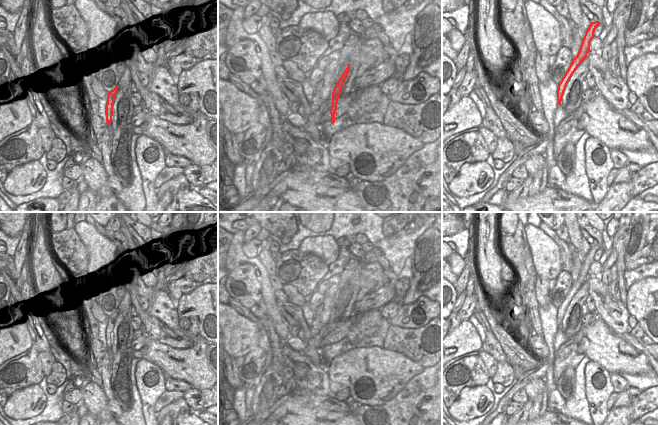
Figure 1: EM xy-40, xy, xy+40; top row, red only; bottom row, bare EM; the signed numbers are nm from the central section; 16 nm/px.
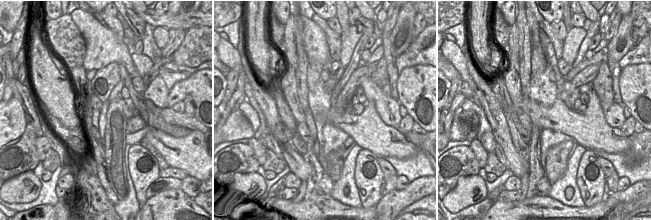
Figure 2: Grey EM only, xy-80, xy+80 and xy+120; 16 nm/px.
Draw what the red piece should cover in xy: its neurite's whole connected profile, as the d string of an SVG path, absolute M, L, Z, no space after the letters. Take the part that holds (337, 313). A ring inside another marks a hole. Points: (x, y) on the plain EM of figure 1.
M348 288L347 292L343 296L342 300L338 304L337 308L333 312L332 316L332 329L330 333L330 338L331 338L331 347L334 349L335 347L335 341L337 340L337 328L338 328L338 323L339 319L341 317L342 311L344 309L345 303L347 302L348 297L350 296L350 288Z

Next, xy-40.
M116 310L113 314L108 316L108 321L107 321L107 328L106 328L106 345L107 349L111 348L112 345L112 340L113 340L113 328L115 324L115 320L118 315L118 310Z

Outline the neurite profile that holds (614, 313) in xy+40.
M589 276L589 296L595 301L596 313L615 334L630 333L630 314L621 300L615 301L608 293L609 288L599 276Z

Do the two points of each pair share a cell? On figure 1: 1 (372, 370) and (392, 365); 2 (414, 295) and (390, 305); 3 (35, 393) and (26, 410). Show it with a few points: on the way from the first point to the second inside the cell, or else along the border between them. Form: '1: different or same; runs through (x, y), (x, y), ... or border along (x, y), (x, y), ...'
1: different; border along (366, 358), (376, 363), (388, 375)
2: different; border along (400, 302), (405, 316)
3: same; runs through (32, 397), (26, 406)

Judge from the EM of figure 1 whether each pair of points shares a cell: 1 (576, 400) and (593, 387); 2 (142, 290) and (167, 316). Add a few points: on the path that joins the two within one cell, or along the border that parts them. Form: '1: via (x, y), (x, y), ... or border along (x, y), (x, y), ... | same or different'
1: border along (585, 369), (584, 390), (590, 414) | different
2: via (149, 294), (164, 309) | same

